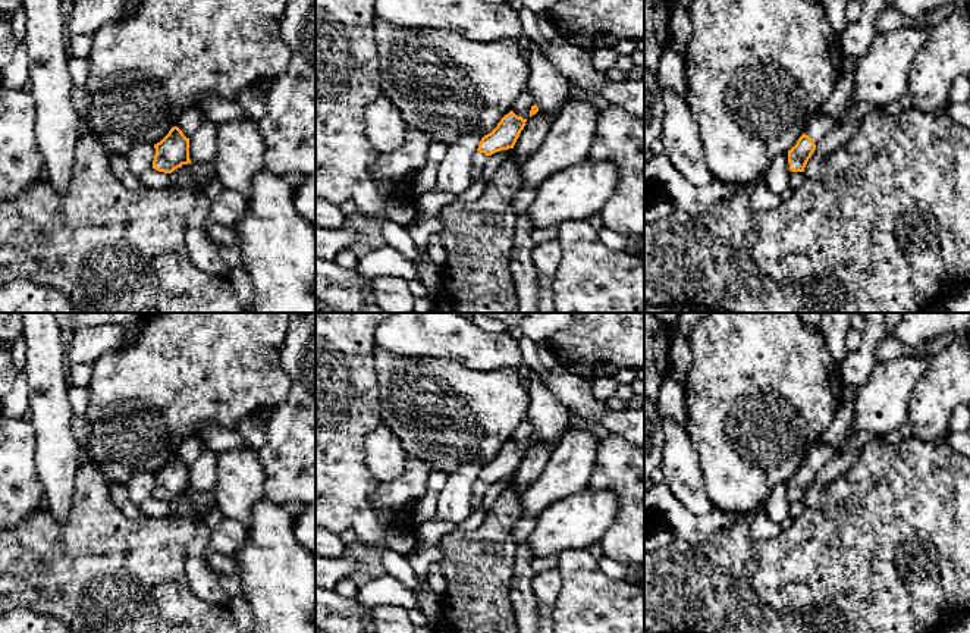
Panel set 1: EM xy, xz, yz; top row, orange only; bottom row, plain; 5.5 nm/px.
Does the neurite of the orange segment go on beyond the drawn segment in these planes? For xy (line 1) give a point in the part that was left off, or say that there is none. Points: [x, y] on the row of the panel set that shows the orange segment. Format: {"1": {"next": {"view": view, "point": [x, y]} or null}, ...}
{"1": {"next": null}}

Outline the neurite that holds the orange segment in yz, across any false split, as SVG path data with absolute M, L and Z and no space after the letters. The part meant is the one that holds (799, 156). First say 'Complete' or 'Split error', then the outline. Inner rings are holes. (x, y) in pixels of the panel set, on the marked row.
Split error. M819 113L813 117L797 144L788 150L788 163L791 172L804 172L804 167L822 138L839 126L835 117Z

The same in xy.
Complete. M173 126L160 142L154 144L154 148L153 169L158 172L172 173L191 163L189 138L178 126Z

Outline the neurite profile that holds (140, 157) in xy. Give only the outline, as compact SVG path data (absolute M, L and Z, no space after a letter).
M136 142L125 154L129 172L139 175L153 167L154 156L156 148L153 144Z

